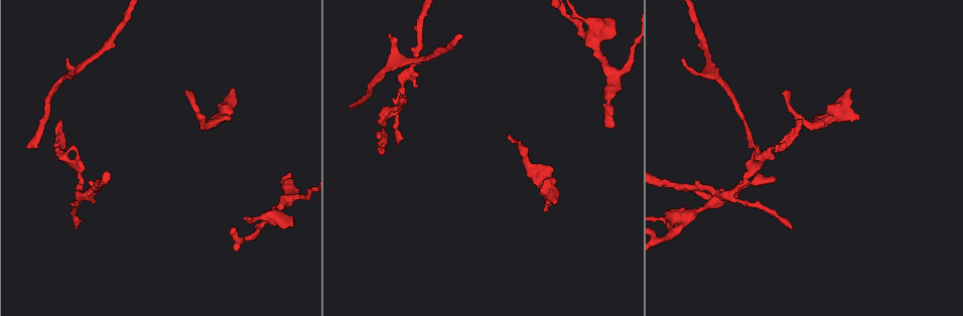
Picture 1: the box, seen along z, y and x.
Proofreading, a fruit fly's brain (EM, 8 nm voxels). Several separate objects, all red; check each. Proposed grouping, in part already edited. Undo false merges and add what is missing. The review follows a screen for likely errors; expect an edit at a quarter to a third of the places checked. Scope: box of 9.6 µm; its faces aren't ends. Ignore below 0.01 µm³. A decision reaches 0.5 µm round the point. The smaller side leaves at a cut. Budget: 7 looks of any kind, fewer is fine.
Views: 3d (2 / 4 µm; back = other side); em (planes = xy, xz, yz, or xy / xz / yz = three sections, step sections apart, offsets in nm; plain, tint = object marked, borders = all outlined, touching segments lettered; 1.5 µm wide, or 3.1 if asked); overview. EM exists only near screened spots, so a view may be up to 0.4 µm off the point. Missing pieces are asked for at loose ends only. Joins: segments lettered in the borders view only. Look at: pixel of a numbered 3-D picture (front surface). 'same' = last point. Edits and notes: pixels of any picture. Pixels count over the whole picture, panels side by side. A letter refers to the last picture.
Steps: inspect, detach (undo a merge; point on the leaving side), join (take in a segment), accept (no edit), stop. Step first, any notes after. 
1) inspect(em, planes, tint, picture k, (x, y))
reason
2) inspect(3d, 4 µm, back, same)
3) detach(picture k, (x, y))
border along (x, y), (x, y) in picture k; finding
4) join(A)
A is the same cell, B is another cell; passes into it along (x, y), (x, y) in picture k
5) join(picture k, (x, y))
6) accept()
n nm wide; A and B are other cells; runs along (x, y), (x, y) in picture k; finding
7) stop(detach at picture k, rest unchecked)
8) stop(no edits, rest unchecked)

inspect(em, planes, borders, picture 1, (403, 84))
abrupt turn

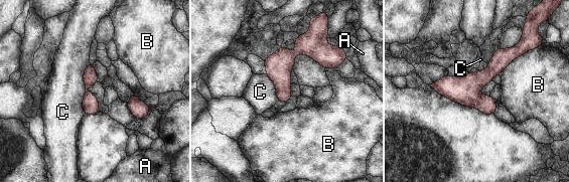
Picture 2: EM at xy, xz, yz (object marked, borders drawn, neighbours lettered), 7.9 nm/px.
accept()
A, B and C are other cells; border along (90, 63), (84, 74), (85, 114) in picture 2; all the same cell

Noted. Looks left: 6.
inspect(em, planes, borders, picture 1, (399, 142))
free end

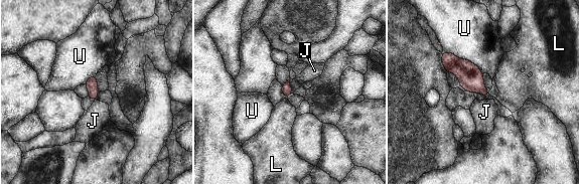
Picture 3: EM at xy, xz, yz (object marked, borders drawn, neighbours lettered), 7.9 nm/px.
accept()
U touches over 380 nm; J, L and U are other cells; border along (441, 52), (468, 59), (482, 73) in picture 3; no lettered segment goes on from it

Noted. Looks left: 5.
inspect(em, xz, step 8, tint, picture 1, (595, 26))
branch point

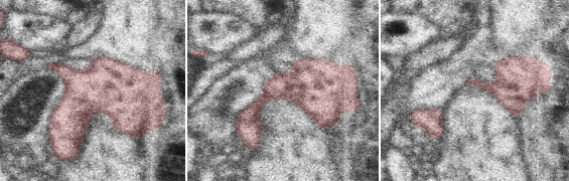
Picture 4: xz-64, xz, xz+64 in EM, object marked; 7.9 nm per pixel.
inspect(em, planes, borders, same)

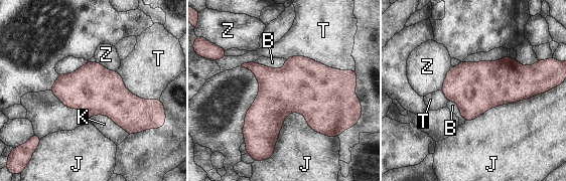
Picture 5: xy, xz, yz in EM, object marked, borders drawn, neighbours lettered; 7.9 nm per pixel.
accept()
B, J, K, T and Z are other cells; border along (333, 137), (291, 112), (271, 156) in picture 5; one cell here

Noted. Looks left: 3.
stop(no edits, rest unchecked)

